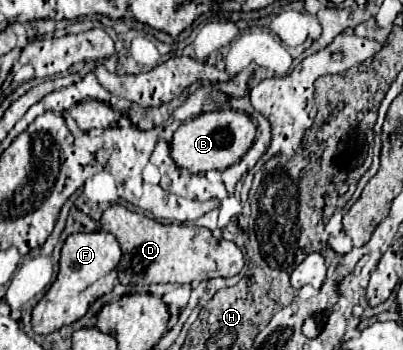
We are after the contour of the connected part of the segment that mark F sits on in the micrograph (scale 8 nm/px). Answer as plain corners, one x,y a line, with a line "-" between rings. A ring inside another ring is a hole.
107,231
75,233
67,237
61,251
59,275
45,293
45,297
33,309
33,331
53,333
63,325
71,325
77,319
81,319
95,299
113,291
119,259
121,259
119,243

